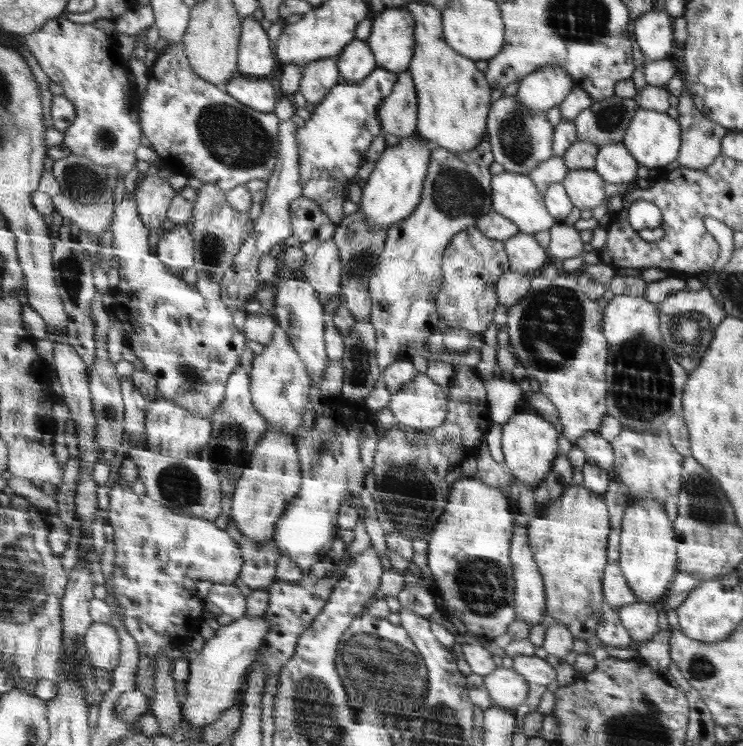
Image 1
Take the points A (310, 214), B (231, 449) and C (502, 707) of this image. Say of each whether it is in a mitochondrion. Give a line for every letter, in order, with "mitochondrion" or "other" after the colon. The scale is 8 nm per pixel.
A: other
B: mitochondrion
C: other

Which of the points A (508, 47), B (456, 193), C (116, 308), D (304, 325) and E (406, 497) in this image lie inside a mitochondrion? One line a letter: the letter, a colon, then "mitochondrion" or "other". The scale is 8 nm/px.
A: other
B: mitochondrion
C: other
D: other
E: mitochondrion

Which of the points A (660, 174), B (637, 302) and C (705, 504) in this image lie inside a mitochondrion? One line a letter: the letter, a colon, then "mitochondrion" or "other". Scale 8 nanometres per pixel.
A: other
B: other
C: mitochondrion

